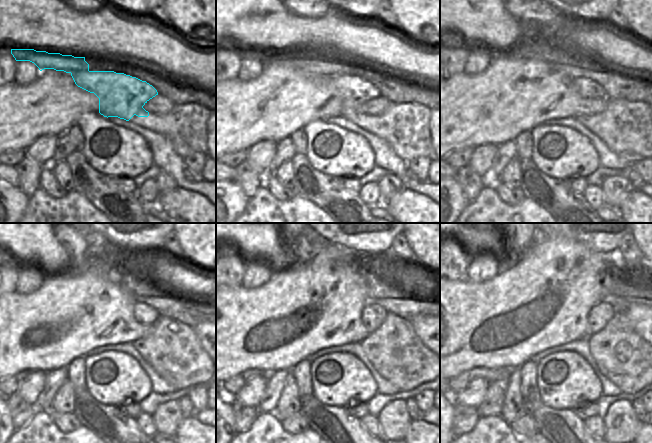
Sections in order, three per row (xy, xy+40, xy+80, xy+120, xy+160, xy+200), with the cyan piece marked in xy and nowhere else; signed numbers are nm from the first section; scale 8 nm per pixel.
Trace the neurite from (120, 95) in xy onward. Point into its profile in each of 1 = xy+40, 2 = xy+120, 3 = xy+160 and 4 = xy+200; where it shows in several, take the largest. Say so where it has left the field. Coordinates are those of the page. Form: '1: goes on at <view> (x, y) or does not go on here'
1: goes on at xy+40 (353, 91)
2: goes on at xy+120 (145, 314)
3: goes on at xy+160 (373, 315)
4: goes on at xy+200 (599, 316)

